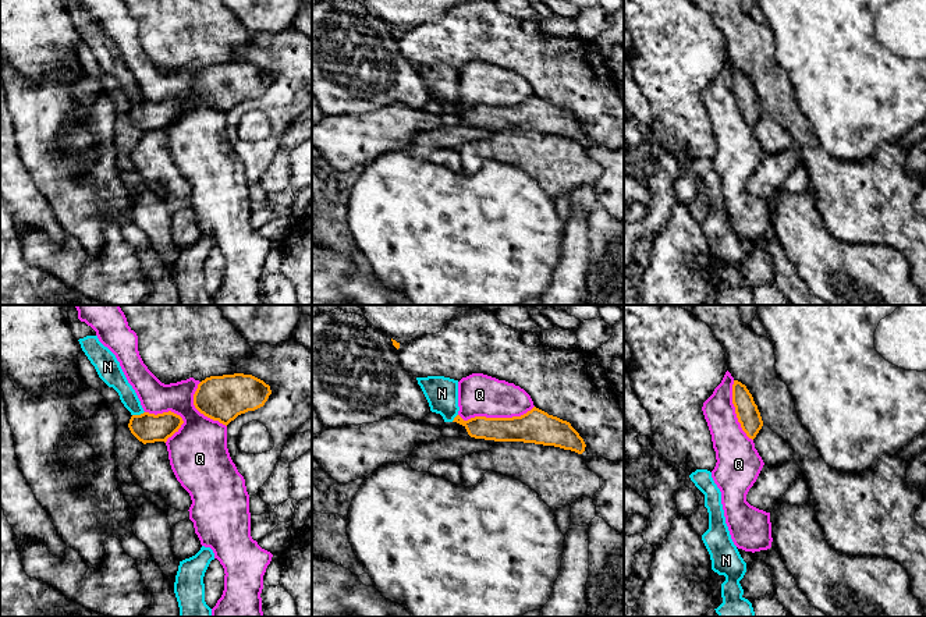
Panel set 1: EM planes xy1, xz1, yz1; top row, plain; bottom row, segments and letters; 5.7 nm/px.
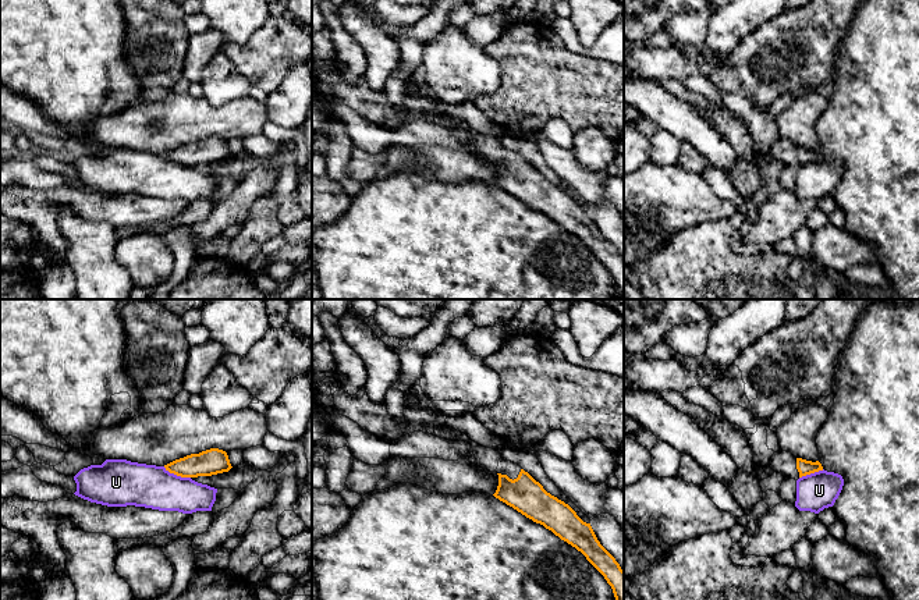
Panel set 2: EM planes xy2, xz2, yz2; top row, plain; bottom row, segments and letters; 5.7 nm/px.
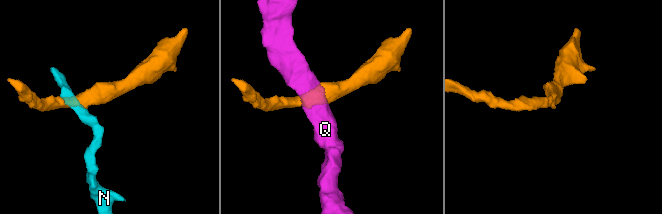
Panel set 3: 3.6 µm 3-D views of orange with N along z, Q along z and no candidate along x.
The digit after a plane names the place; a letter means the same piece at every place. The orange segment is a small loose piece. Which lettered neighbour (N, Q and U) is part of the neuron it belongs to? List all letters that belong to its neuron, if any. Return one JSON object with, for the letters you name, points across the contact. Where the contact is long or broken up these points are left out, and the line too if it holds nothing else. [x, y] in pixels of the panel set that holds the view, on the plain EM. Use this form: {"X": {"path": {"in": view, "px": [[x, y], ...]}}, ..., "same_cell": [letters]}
{"same_cell": []}

